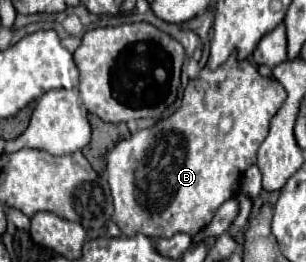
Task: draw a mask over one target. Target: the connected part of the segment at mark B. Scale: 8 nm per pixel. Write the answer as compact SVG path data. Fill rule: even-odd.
M232 56L214 72L202 68L202 72L186 86L182 106L172 116L160 120L154 128L138 130L108 152L106 174L114 198L112 222L124 236L144 234L148 238L172 238L176 232L190 236L198 234L212 220L218 206L222 206L238 192L240 178L246 168L256 162L258 146L268 136L270 120L282 106L284 98L286 90L274 78L260 76L256 66L252 66L248 60L238 62L236 56ZM224 116L230 116L232 126L230 132L220 134L218 124Z

